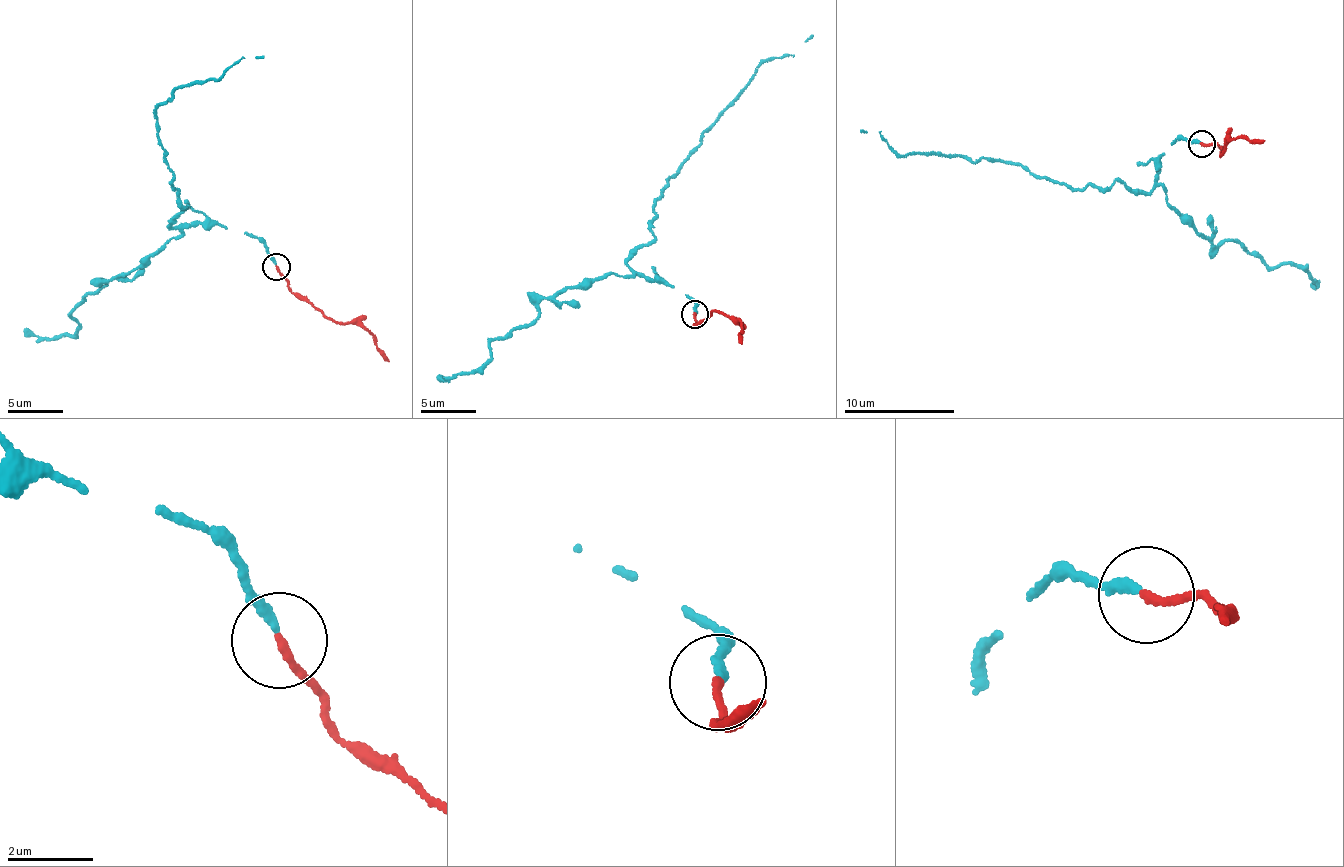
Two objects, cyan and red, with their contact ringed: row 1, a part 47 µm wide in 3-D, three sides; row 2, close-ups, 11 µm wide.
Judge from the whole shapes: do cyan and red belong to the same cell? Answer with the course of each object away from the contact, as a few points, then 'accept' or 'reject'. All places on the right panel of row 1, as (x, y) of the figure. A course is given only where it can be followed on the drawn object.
cyan via (1200, 141), (1172, 143), (1149, 192), (1118, 180), (1071, 192), (1008, 163), (903, 156), (880, 132), (860, 131) | red via (1200, 144), (1223, 147), (1220, 154), (1227, 141), (1232, 139), (1264, 141) | accept

